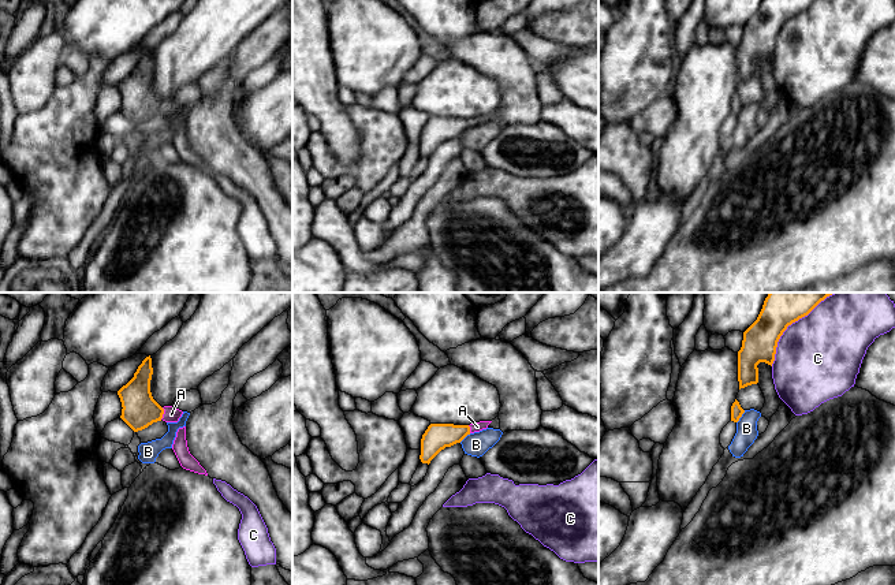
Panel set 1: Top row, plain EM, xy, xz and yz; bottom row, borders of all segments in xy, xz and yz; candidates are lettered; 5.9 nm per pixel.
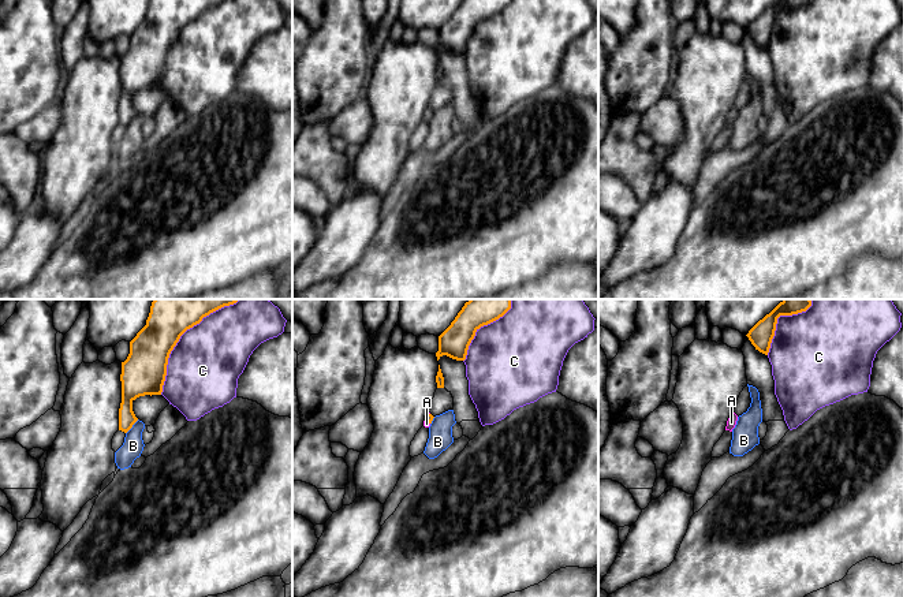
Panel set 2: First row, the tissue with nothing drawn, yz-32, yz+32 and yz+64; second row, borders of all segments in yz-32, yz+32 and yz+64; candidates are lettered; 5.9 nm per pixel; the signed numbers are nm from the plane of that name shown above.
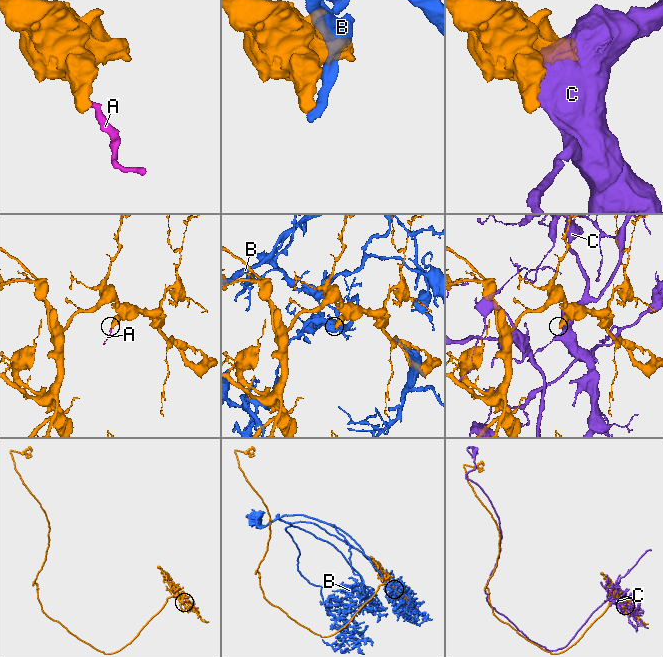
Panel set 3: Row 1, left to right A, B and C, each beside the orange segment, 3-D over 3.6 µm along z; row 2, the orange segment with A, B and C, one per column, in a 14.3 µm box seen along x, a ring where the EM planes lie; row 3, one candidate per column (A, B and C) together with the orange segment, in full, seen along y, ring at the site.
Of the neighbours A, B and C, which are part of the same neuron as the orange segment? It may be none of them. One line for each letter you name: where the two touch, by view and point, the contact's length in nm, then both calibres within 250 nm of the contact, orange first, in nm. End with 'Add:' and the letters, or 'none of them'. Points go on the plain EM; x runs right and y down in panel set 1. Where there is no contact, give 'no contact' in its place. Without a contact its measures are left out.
A: contact xy (163, 107); length 70 nm; calibres 200 and 90 nm
Add: A

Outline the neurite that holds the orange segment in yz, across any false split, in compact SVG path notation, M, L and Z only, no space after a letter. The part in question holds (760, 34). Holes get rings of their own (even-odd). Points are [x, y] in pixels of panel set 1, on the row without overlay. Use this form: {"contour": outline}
{"contour": "M762 0L757 14L743 26L738 45L739 83L758 77L760 56L772 60L780 30L788 19L808 10L816 0Z"}

